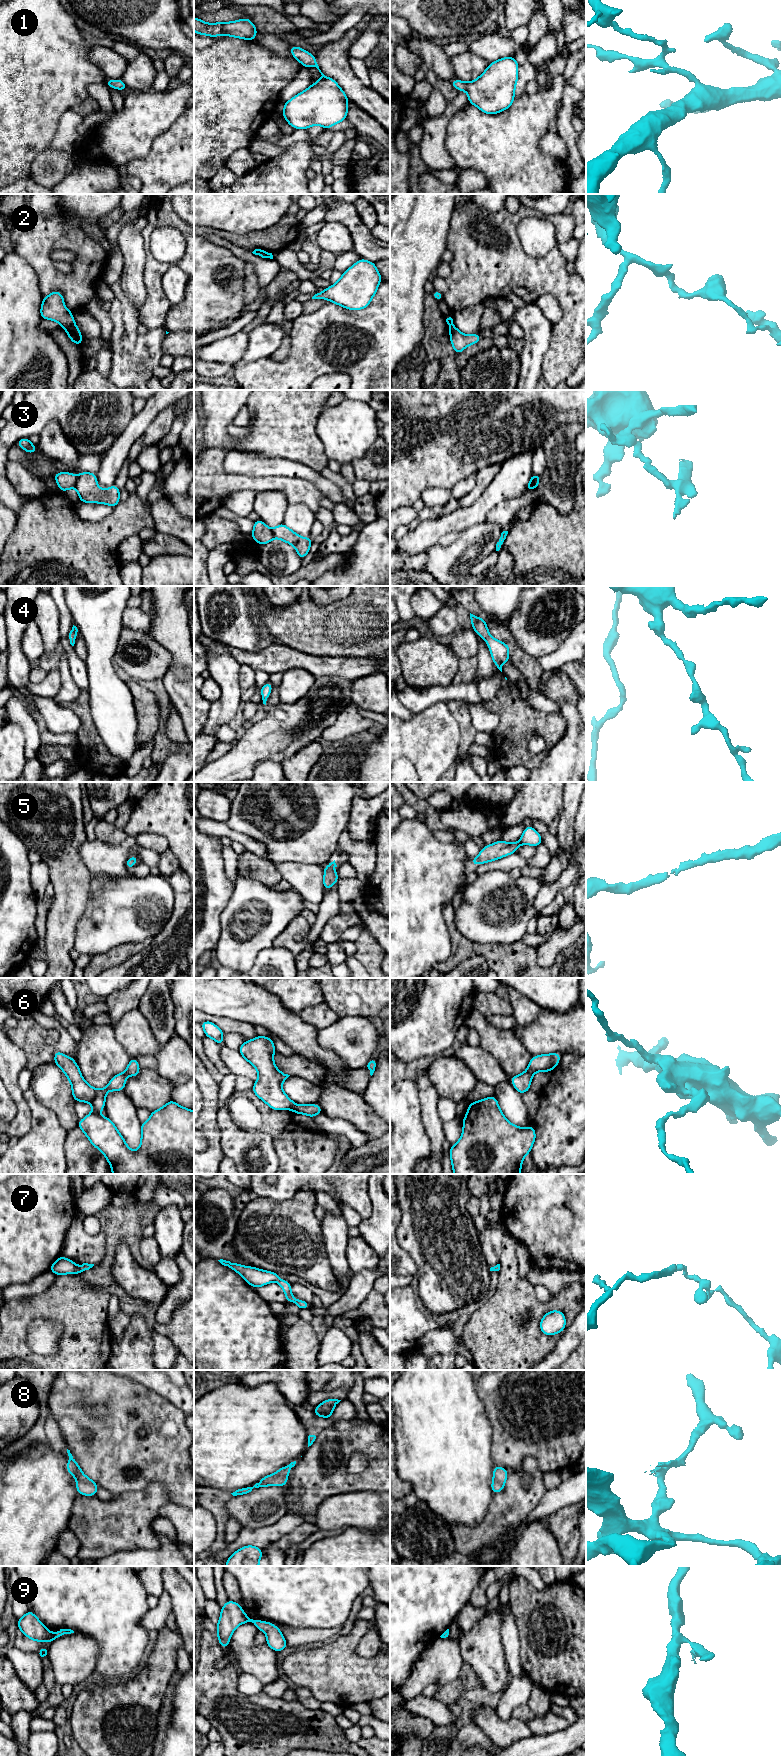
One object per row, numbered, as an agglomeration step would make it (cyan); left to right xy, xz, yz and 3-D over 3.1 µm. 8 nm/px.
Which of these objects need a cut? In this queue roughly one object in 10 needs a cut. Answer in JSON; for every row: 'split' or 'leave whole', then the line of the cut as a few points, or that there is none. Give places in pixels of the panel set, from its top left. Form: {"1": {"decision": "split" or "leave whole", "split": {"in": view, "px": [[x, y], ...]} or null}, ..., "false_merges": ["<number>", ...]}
{"1": {"decision": "leave whole", "split": null}, "2": {"decision": "split", "split": {"in": "xy", "px": [[74, 323], [65, 329]]}}, "3": {"decision": "split", "split": {"in": "xy", "px": [[78, 476], [74, 486]]}}, "4": {"decision": "leave whole", "split": null}, "5": {"decision": "leave whole", "split": null}, "6": {"decision": "leave whole", "split": null}, "7": {"decision": "leave whole", "split": null}, "8": {"decision": "leave whole", "split": null}, "9": {"decision": "leave whole", "split": null}, "false_merges": ["2", "3"]}

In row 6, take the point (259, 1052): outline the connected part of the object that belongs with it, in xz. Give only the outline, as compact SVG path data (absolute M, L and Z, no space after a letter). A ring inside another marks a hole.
M256 1036L245 1041L239 1048L242 1057L252 1064L258 1073L258 1080L252 1088L254 1094L273 1110L292 1110L310 1118L323 1111L319 1104L295 1104L283 1091L282 1083L290 1076L280 1072L273 1060L274 1041L269 1037Z

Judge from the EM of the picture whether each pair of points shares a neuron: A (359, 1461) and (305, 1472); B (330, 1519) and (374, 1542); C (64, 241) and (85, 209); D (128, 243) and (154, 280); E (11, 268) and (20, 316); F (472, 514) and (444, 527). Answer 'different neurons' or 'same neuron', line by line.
A: different neurons
B: different neurons
C: different neurons
D: different neurons
E: same neuron
F: same neuron

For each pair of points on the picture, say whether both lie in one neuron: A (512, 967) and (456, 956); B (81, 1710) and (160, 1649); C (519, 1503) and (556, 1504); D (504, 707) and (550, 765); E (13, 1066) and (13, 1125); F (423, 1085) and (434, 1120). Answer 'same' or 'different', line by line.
A: same
B: same
C: different
D: different
E: same
F: same

